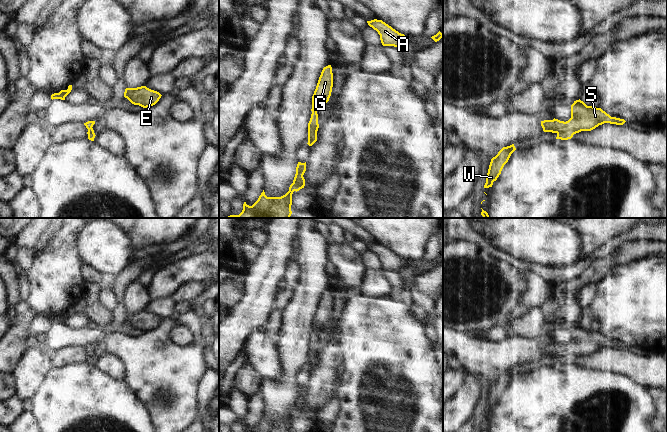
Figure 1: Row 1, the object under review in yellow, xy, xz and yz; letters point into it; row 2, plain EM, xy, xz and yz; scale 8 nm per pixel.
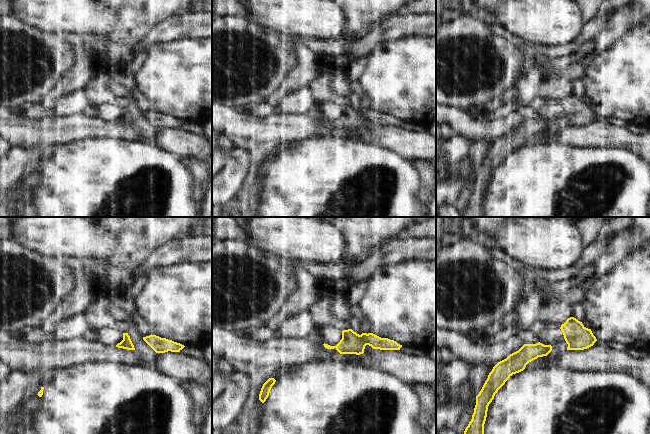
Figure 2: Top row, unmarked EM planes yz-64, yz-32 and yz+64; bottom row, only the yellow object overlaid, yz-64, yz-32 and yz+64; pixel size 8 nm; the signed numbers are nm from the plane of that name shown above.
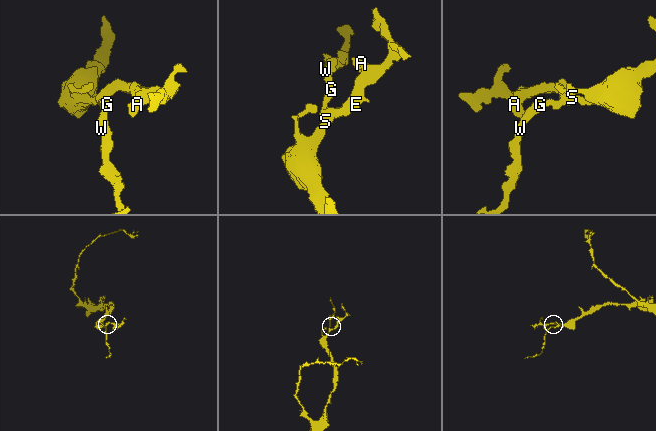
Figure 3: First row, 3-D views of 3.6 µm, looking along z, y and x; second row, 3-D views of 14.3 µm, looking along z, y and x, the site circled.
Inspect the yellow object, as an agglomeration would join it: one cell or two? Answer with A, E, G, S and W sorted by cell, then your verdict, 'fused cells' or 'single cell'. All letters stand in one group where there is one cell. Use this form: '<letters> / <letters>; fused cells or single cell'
A E G S W; single cell

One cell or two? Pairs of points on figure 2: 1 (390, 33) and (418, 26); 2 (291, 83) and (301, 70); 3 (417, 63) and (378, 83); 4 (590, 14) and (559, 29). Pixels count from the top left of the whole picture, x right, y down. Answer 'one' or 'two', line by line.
1: one
2: one
3: one
4: two

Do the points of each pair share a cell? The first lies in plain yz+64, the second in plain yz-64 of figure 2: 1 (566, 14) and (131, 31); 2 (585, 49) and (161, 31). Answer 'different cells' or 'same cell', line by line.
1: different cells
2: same cell

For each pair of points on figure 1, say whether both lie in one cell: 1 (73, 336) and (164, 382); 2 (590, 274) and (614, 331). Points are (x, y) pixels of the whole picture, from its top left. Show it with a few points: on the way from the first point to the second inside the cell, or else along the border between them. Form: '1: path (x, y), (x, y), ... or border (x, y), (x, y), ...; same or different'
1: path (96, 337), (111, 340), (133, 351), (141, 359); same
2: border (612, 267), (598, 284); different

